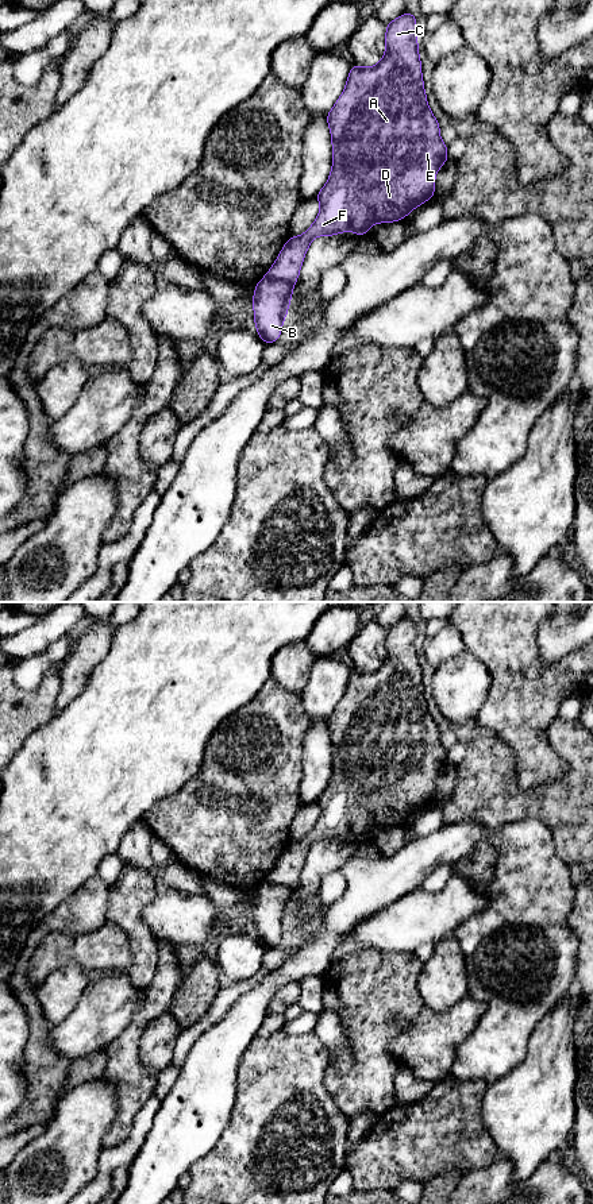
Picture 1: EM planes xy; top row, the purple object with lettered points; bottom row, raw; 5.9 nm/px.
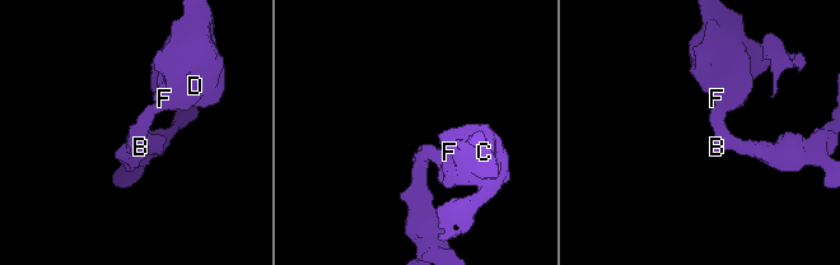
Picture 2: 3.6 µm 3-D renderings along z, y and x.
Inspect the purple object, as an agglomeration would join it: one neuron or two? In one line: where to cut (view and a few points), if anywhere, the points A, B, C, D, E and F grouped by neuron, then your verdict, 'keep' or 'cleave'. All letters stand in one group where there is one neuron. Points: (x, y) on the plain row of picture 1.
cut in xy along (265, 880), (273, 884), (285, 884), (292, 890); A C D E F / B; cleave

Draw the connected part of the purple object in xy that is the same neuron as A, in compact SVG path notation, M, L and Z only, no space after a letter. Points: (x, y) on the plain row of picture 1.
M409 615L386 629L385 660L376 671L362 672L353 667L343 698L326 719L332 746L332 775L327 788L316 799L320 809L319 821L301 841L288 844L266 881L294 890L313 842L346 836L363 841L374 827L400 826L434 802L435 780L448 764L448 752L440 744L440 730L427 709L416 625Z

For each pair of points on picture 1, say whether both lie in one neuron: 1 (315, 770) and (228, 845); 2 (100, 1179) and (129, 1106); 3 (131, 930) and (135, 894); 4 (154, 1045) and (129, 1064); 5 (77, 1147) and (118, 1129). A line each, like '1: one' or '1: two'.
1: two
2: two
3: one
4: two
5: two

